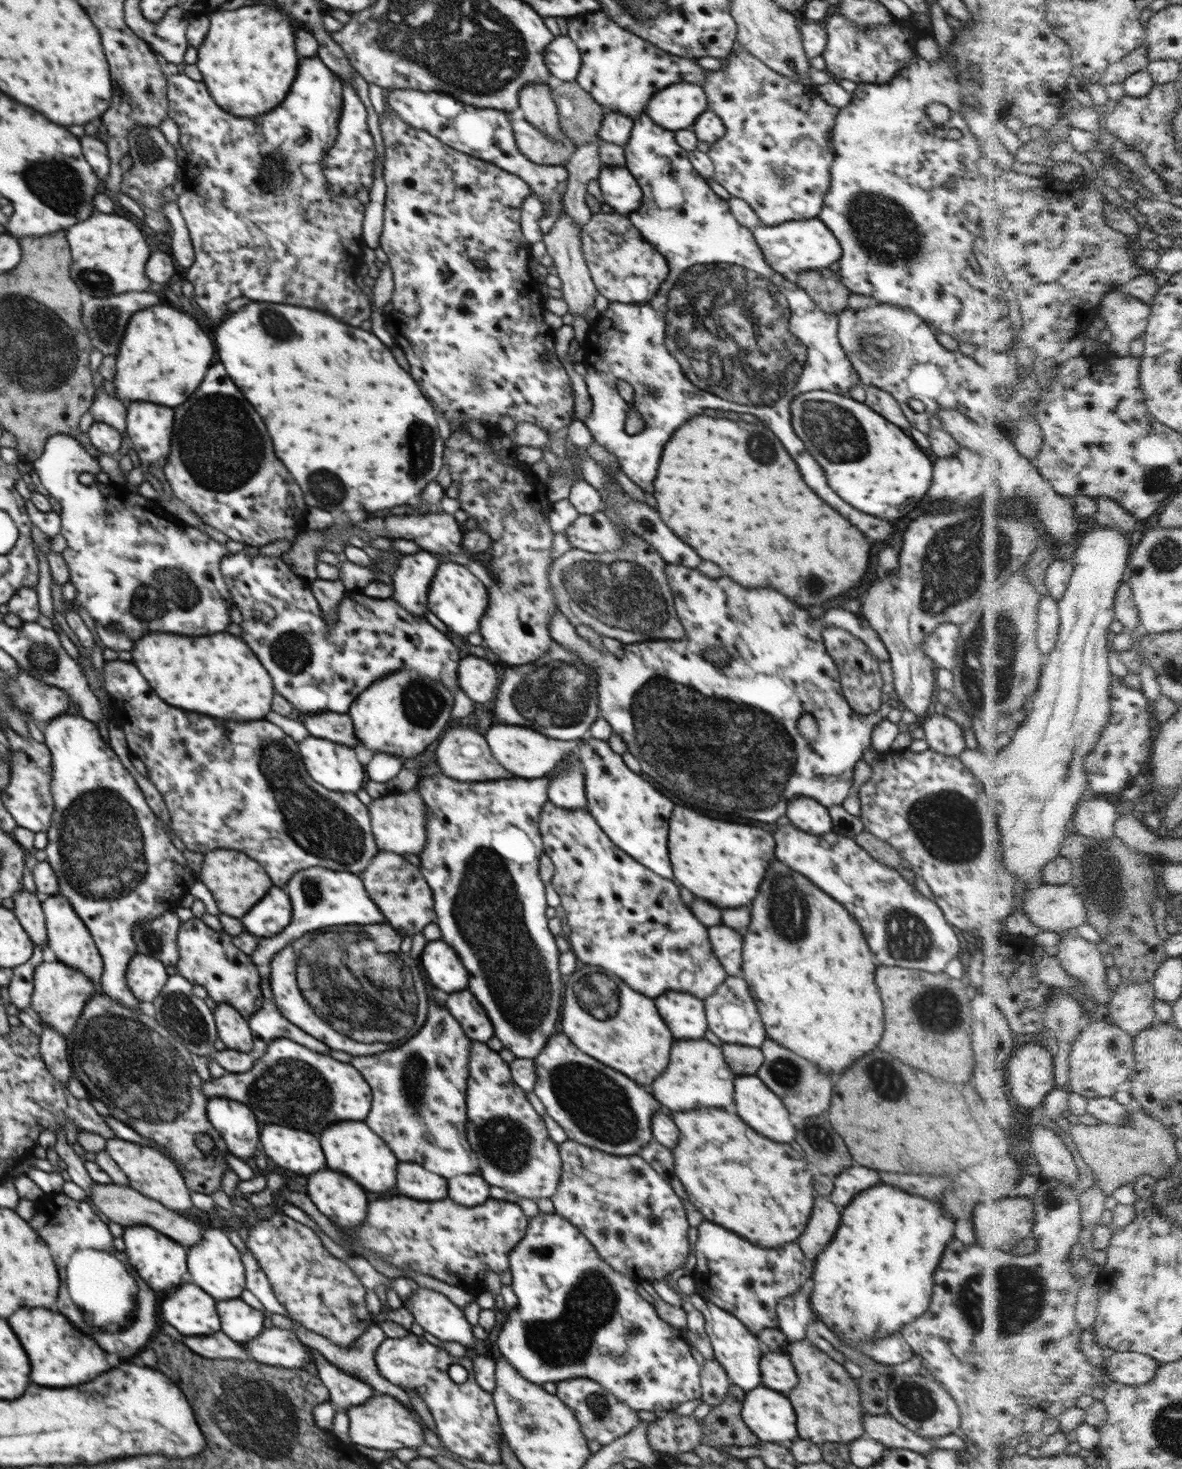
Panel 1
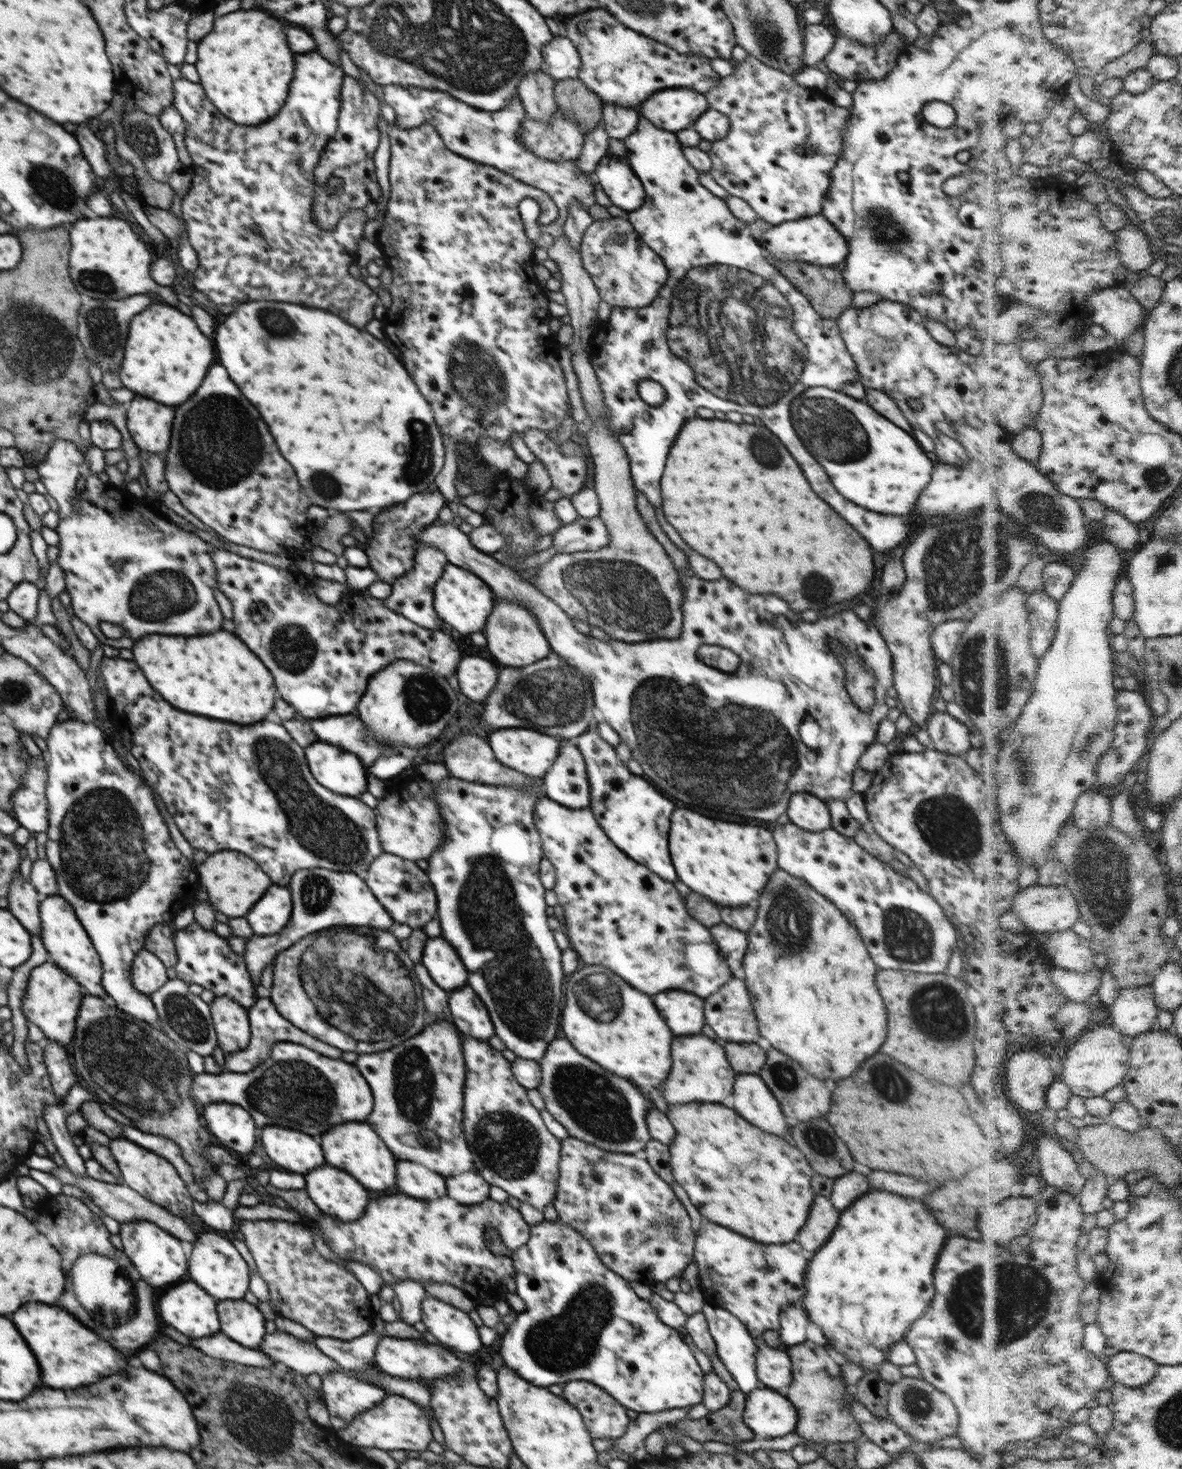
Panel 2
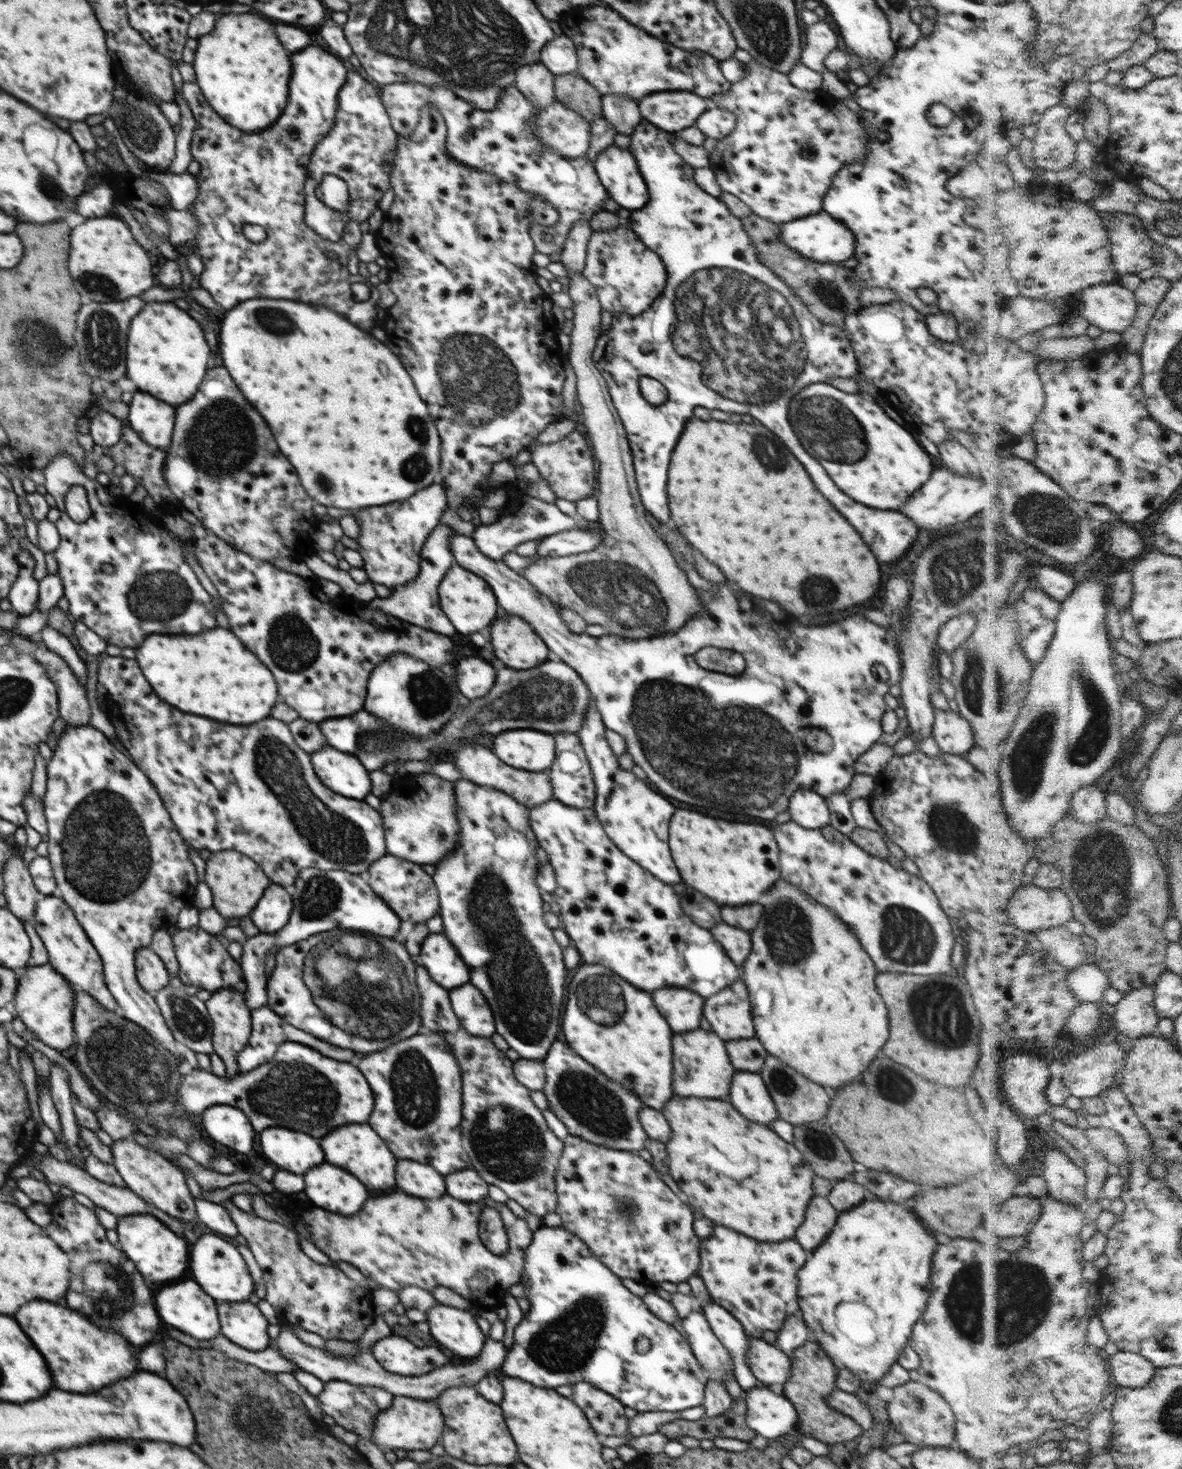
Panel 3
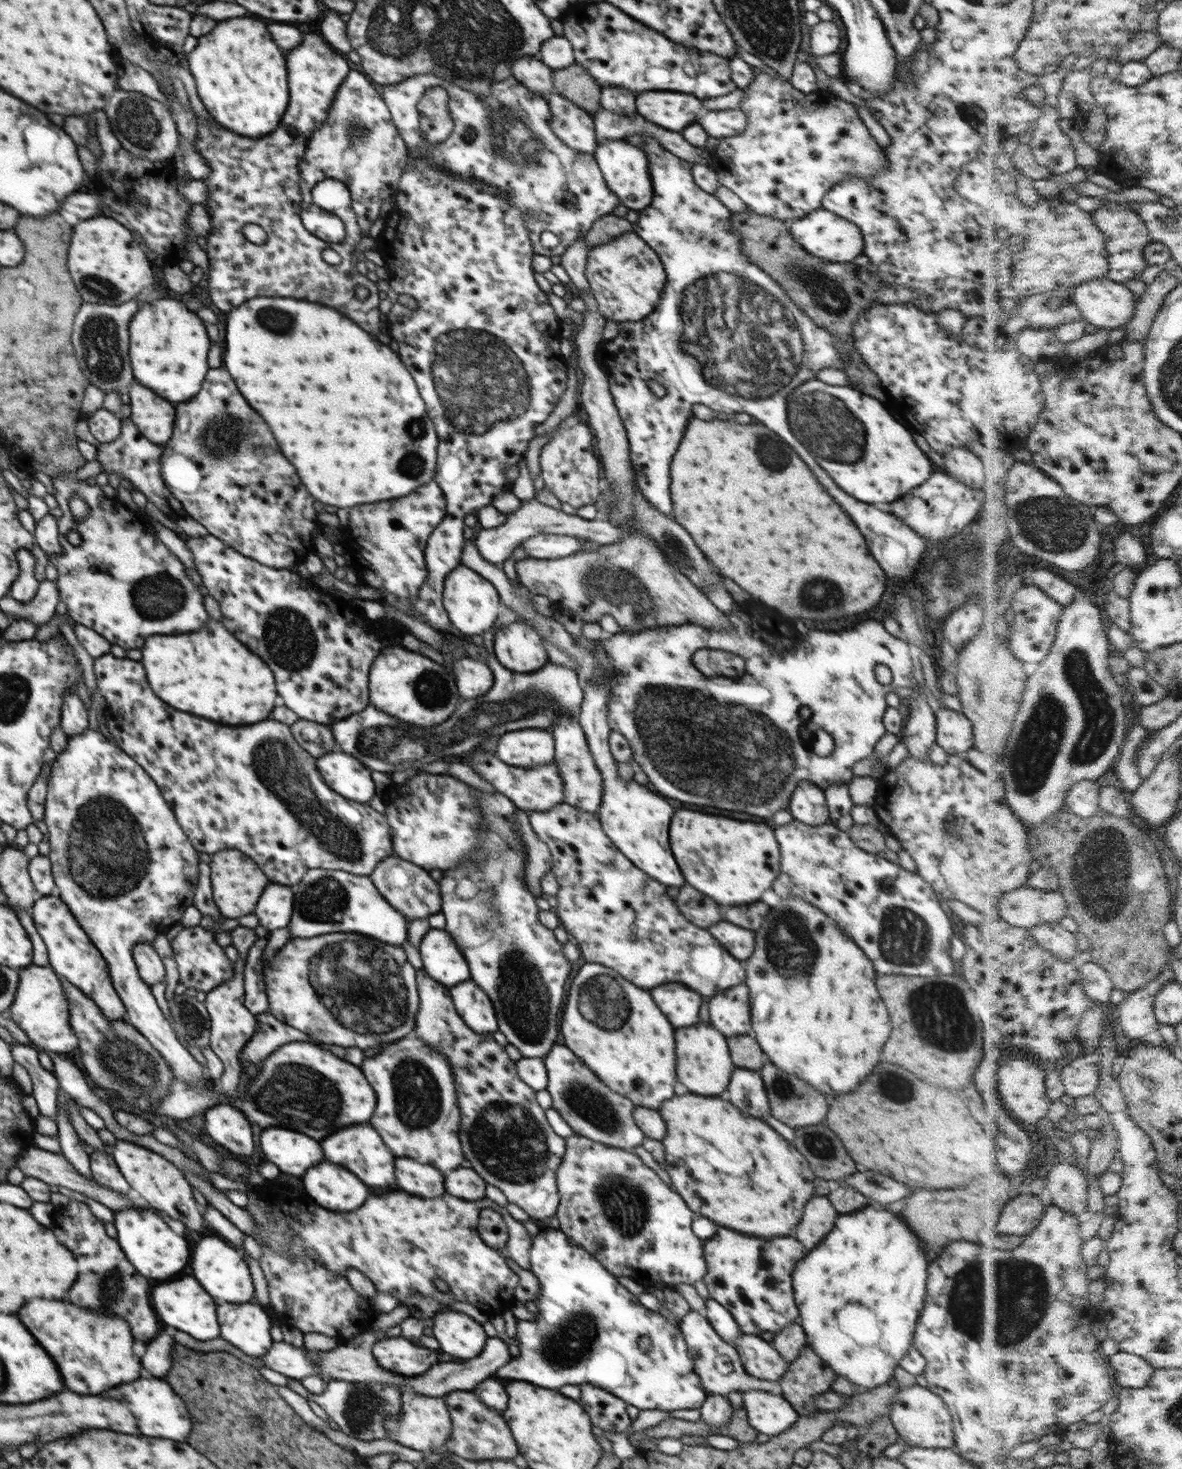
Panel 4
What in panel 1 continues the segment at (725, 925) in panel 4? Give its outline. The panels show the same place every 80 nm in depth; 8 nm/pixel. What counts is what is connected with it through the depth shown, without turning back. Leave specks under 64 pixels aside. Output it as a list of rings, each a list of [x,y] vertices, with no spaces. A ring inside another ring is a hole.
[[[722,924],[707,927],[713,953],[728,975],[742,976],[743,935]]]

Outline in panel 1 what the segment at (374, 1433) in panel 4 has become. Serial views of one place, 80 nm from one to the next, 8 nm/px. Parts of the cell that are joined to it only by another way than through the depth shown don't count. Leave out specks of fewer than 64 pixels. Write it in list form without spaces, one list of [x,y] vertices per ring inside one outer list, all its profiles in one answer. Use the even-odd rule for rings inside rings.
[[[311,1348],[311,1353],[319,1372],[317,1376],[328,1389],[329,1401],[338,1412],[347,1412],[351,1406],[358,1406],[377,1394],[368,1384],[328,1362],[317,1350]]]

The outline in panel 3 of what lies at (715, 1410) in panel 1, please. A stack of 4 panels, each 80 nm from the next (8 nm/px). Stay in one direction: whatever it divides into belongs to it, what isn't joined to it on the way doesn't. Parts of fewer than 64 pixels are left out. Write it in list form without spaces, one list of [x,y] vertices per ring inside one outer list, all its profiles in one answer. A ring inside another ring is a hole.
[[[743,1395],[734,1400],[732,1406],[721,1416],[703,1416],[696,1421],[676,1419],[662,1424],[657,1431],[671,1440],[681,1436],[692,1436],[703,1442],[713,1441],[714,1438],[736,1438],[749,1442],[757,1432],[746,1424],[746,1411]]]

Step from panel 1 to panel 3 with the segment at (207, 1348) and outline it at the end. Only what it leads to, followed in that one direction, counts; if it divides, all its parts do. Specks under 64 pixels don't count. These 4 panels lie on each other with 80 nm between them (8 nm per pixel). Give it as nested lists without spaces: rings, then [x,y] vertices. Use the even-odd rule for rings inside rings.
[[[218,1333],[216,1338],[210,1341],[214,1342],[214,1350],[224,1353],[227,1357],[257,1366],[263,1371],[272,1373],[279,1372],[296,1372],[299,1370],[298,1365],[287,1359],[277,1346],[270,1344],[268,1348],[258,1352],[252,1352],[230,1342],[223,1334]]]

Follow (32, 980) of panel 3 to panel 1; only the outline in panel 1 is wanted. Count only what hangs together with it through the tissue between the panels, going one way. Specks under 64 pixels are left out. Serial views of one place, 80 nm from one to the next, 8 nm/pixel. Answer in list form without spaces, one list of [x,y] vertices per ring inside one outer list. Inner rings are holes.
[[[58,960],[42,961],[34,969],[33,987],[29,1011],[41,1024],[45,1024],[64,1037],[73,1032],[84,1005],[96,994],[92,981],[83,972],[70,968]]]

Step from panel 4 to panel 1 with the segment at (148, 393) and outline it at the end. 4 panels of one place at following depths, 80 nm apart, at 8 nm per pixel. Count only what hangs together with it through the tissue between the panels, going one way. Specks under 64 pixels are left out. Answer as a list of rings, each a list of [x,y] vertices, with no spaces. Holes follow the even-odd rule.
[[[150,402],[127,405],[127,434],[142,464],[163,464],[171,449],[174,409]]]

